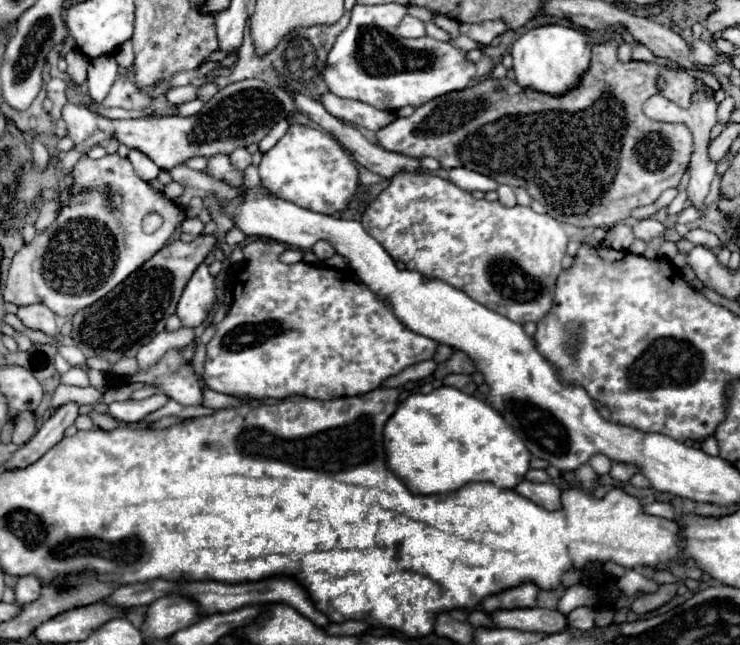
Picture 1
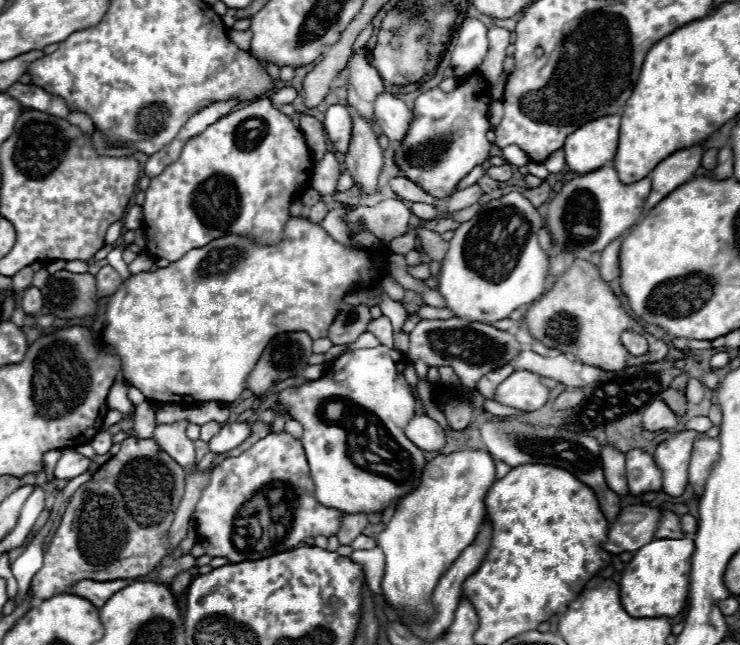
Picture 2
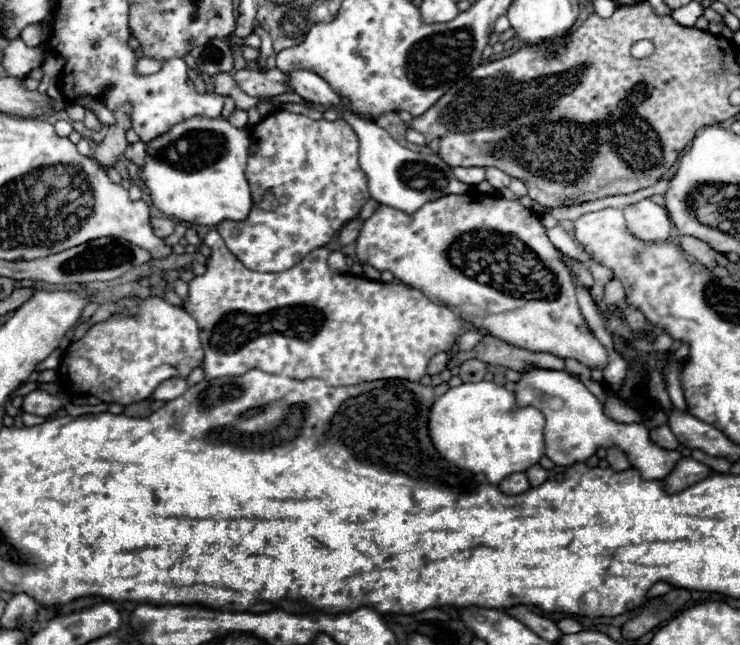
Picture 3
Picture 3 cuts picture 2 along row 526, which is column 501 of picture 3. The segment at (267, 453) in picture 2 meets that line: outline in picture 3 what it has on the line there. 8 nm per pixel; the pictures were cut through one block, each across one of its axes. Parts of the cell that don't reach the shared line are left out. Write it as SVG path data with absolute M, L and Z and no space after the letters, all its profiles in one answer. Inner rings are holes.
M452 194L424 204L424 208L412 216L380 206L360 230L356 256L362 264L370 264L376 270L390 270L400 282L420 288L432 302L460 312L466 322L508 344L532 352L550 352L560 358L574 358L590 370L604 370L608 364L608 350L588 330L576 302L572 276L548 240L538 214L516 200L488 194Z

